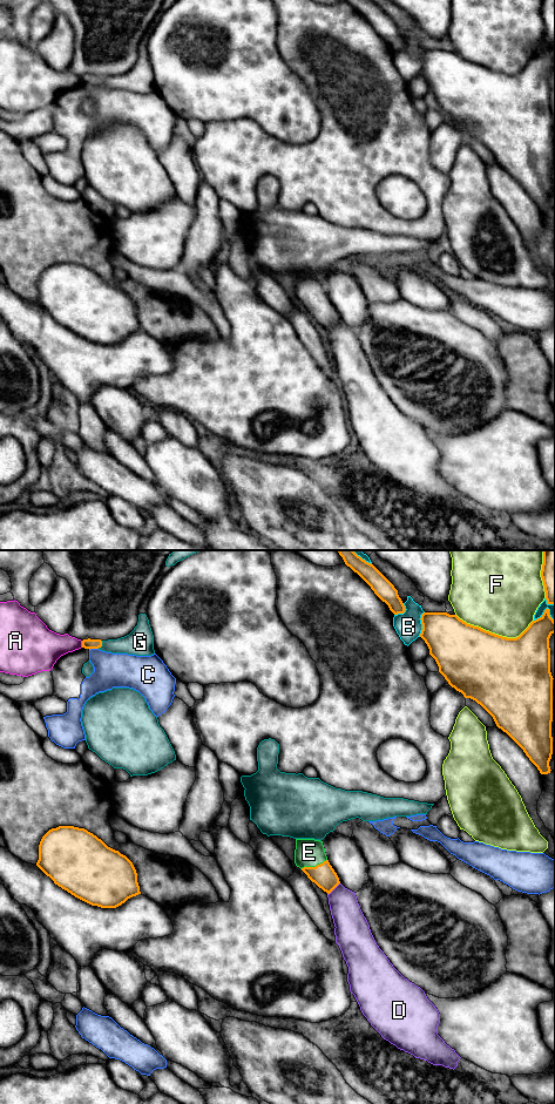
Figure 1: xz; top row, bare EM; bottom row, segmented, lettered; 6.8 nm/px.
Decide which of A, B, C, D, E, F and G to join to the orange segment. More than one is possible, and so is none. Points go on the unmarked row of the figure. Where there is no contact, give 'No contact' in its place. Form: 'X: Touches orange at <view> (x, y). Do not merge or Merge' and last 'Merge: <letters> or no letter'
A: Touches orange at xz (82, 81). Do not merge
B: Touches orange at xz (421, 60). Do not merge
C: Touches orange at xz (93, 85). Do not merge
D: Touches orange at xz (333, 325). Do not merge
E: Touches orange at xz (313, 304). Merge
F: Touches orange at xz (494, 70). Do not merge
G: Touches orange at xz (101, 82). Do not merge
Merge: E

